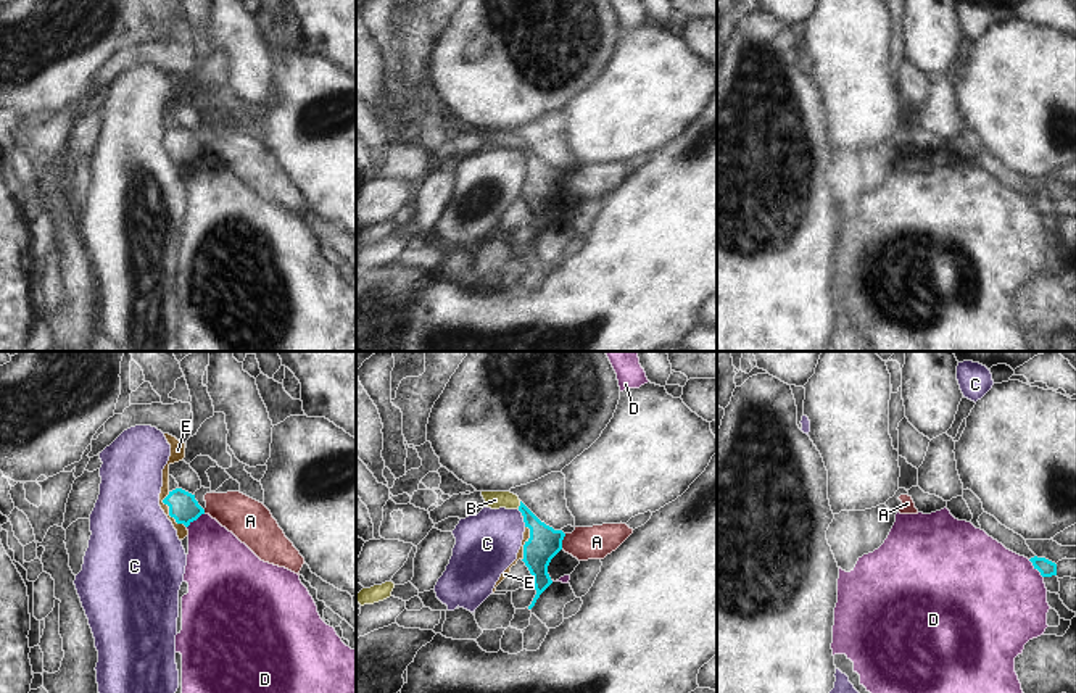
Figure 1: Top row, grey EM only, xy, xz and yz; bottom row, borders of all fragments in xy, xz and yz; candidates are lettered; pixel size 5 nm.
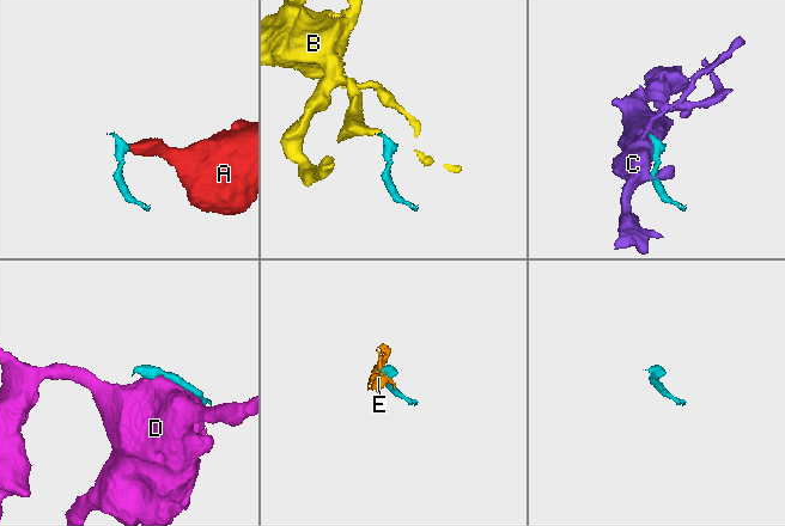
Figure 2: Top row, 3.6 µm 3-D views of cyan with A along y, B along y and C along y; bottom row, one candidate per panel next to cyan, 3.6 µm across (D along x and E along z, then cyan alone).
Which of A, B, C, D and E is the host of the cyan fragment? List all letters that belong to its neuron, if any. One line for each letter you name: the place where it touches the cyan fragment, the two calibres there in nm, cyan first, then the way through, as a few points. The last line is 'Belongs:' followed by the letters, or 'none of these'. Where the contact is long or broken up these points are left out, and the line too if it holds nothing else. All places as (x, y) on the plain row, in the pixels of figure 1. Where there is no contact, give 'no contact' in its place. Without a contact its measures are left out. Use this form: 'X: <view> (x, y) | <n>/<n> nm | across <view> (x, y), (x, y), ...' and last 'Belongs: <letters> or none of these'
B: xz (521, 144) | 160/90 nm | across xz (545, 181), (521, 144), (495, 139)
Belongs: B

